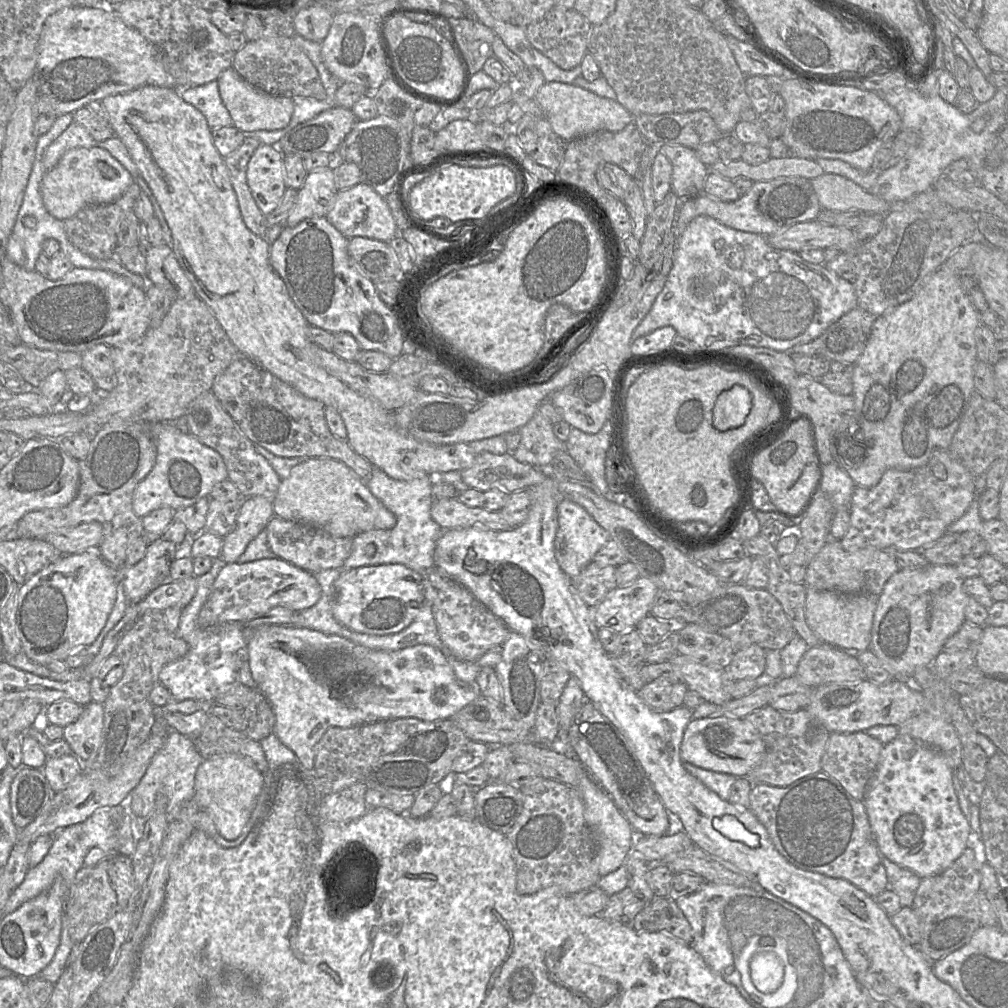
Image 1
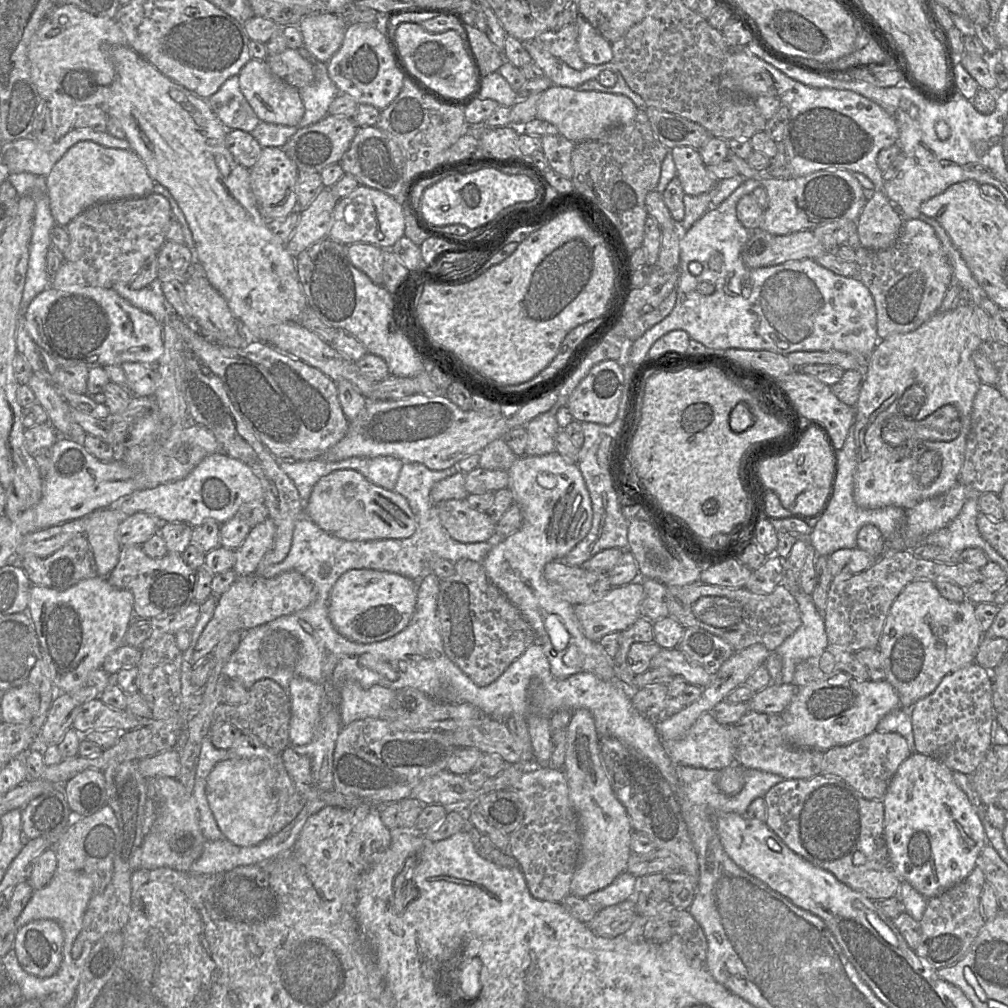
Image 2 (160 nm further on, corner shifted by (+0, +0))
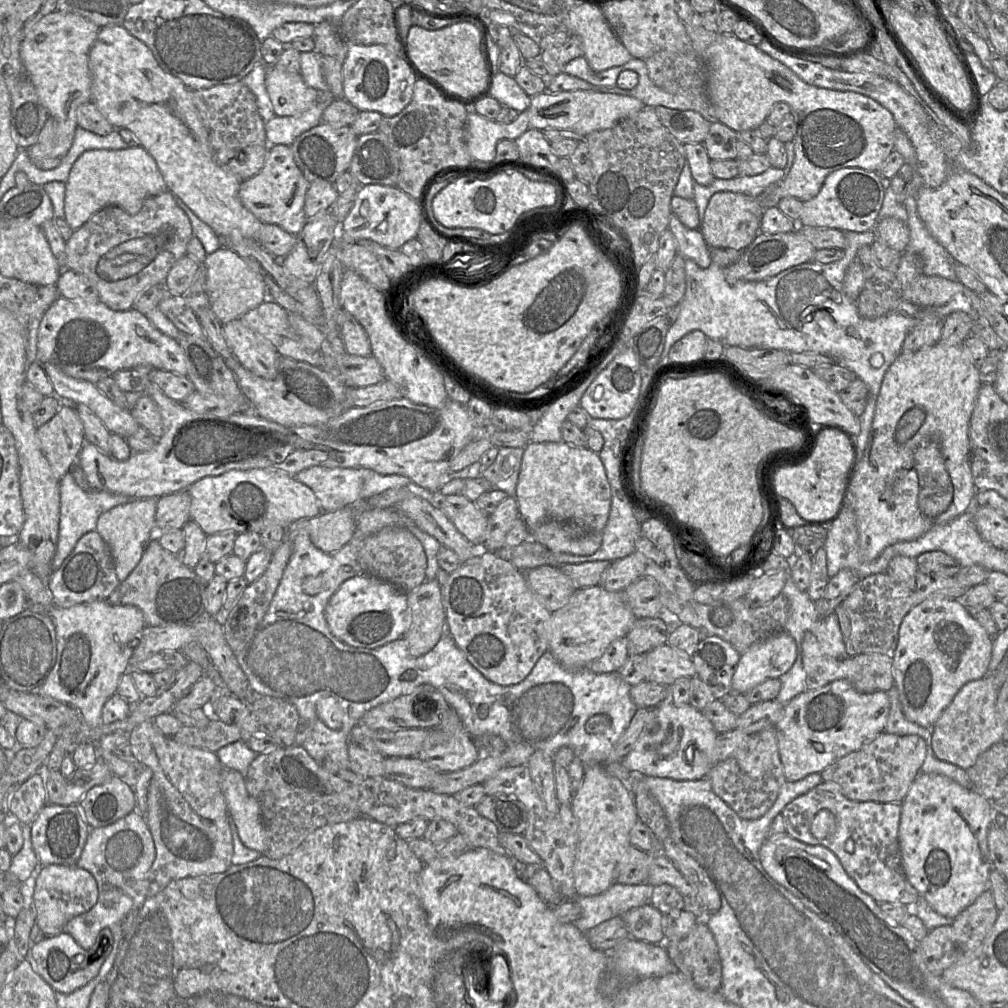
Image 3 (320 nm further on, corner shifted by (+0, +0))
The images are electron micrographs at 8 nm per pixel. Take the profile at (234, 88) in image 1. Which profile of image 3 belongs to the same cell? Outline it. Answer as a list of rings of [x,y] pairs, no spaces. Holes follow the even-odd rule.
[[[267,65],[265,86],[277,116],[295,116],[319,103],[321,92],[308,86],[301,73]]]

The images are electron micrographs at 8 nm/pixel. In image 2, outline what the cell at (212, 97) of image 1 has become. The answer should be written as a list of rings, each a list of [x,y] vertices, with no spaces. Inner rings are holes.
[[[238,75],[228,78],[207,102],[228,130],[250,133],[260,123],[240,90]]]

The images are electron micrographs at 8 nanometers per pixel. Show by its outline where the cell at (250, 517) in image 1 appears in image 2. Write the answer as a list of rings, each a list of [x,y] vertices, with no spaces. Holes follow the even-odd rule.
[[[270,518],[252,527],[243,544],[234,550],[236,562],[232,570],[238,576],[256,574],[259,564],[273,546],[275,533],[276,525]]]

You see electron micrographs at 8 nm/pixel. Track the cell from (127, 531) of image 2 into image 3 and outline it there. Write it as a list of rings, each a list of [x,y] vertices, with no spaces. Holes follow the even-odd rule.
[[[185,492],[167,494],[156,501],[156,535],[171,529],[182,529],[190,521],[191,496]]]

